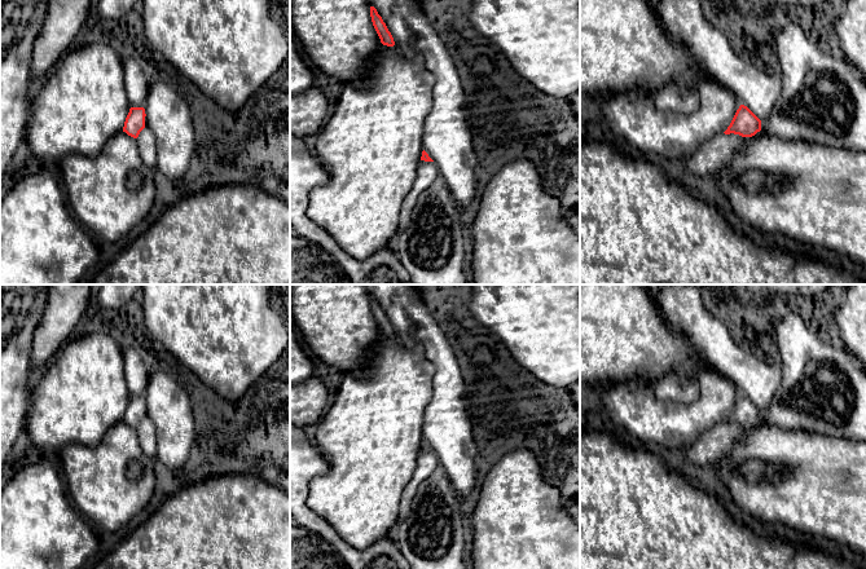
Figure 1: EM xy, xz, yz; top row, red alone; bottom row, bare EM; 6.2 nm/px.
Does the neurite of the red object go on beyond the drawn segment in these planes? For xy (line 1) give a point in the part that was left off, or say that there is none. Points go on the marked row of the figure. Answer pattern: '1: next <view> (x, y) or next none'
1: next none

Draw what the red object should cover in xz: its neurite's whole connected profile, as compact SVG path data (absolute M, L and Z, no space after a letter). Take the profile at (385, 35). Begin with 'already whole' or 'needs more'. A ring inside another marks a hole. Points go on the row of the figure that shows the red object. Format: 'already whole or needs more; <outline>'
already whole; M370 6L370 17L373 26L381 39L381 43L387 47L394 47L395 45L394 38L374 6Z

